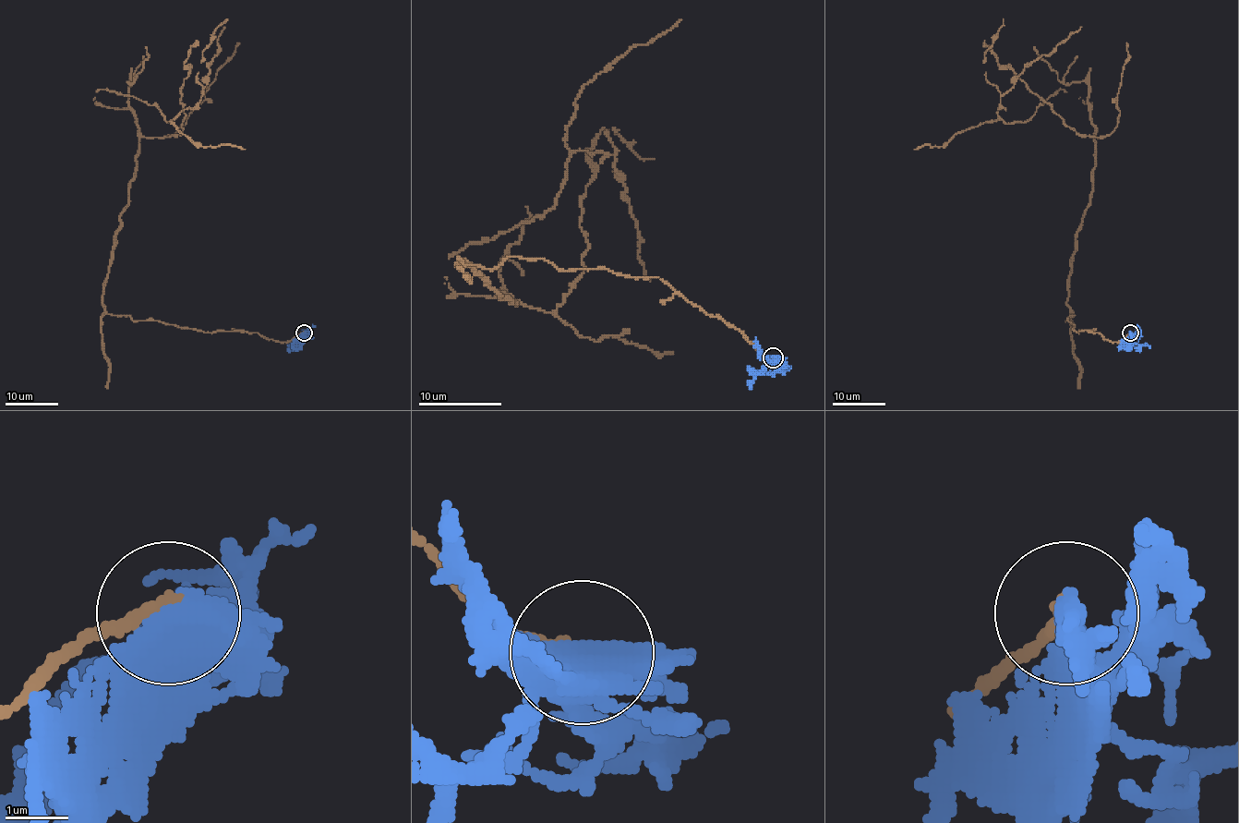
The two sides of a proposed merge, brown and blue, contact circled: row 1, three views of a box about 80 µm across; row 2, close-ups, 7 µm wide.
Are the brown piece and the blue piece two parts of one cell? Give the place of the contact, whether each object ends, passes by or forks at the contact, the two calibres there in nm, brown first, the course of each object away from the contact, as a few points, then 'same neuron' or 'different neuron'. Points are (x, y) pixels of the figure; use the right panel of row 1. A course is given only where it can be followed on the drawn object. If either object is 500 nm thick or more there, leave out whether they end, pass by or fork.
at (1130, 332); 220 nm thick on the brown side, 650 nm on the other; brown runs (1130, 332), (1112, 342), (1065, 320), (1101, 137), (1080, 136), (984, 45), (997, 118), (914, 149); blue runs (1130, 332), (1130, 337), (1136, 343), (1150, 348); different neuron

